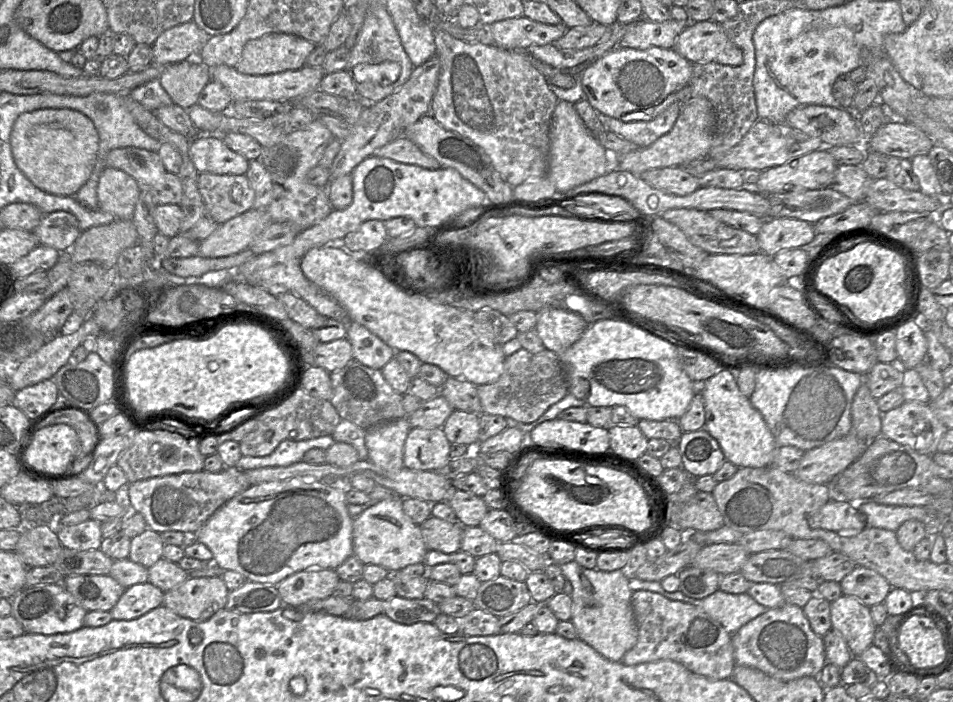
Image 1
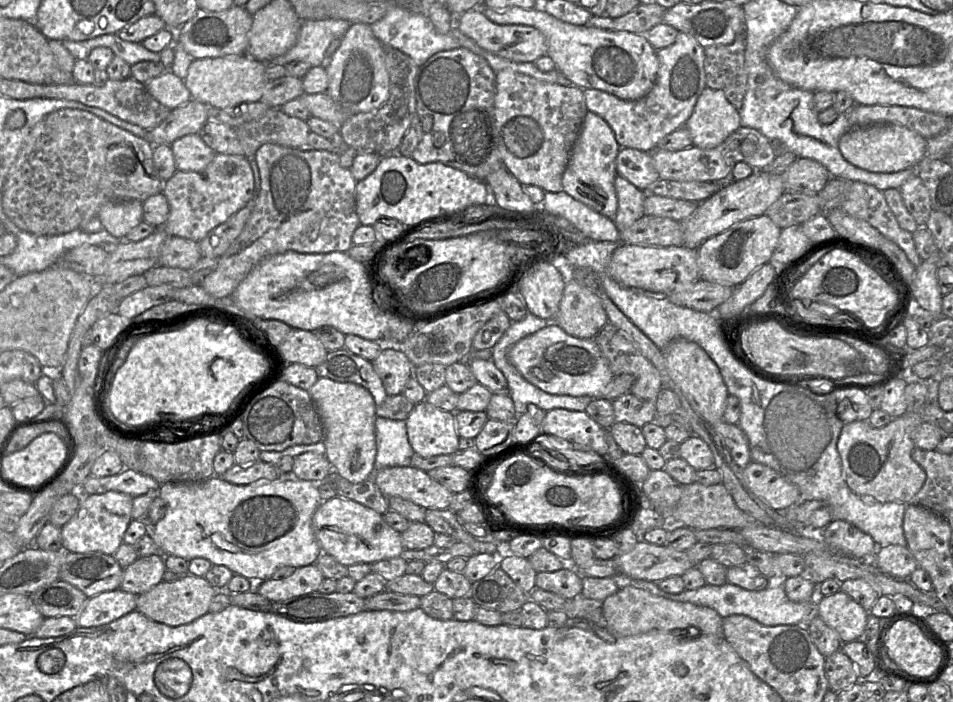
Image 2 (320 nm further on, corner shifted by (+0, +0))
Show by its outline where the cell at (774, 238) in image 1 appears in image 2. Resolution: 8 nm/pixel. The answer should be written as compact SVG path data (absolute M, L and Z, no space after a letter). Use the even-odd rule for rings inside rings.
M766 214L733 224L727 230L705 240L697 248L697 265L701 279L730 287L737 287L750 274L769 263L781 228Z

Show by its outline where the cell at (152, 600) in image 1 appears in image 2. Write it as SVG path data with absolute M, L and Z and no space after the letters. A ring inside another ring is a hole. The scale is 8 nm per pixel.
M120 588L99 593L88 598L84 608L72 618L77 627L109 624L136 610L137 596Z

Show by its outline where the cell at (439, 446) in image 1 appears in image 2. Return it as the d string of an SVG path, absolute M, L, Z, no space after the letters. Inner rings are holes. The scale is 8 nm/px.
M426 400L415 404L406 421L408 441L422 457L453 455L459 448L455 415Z

